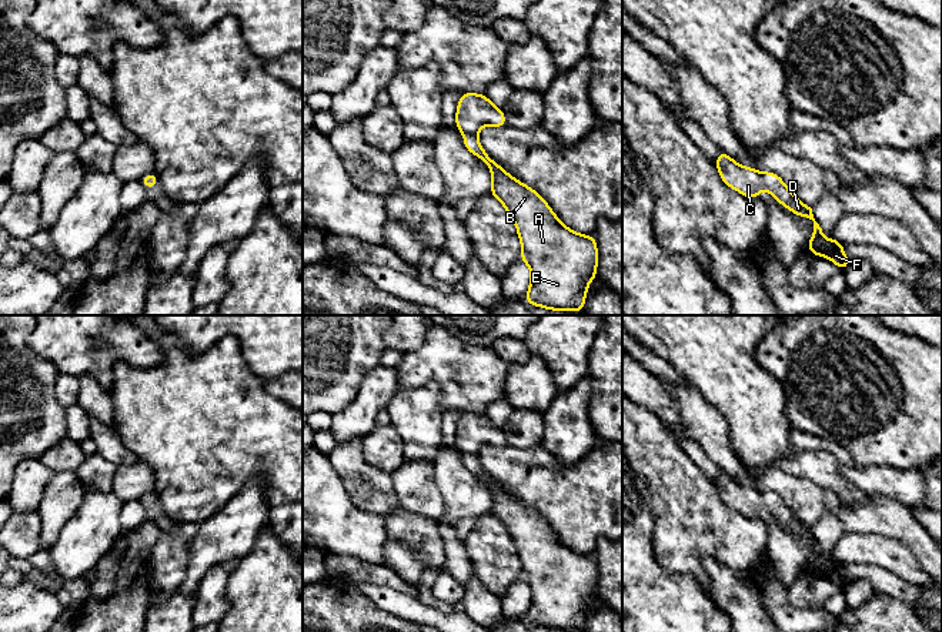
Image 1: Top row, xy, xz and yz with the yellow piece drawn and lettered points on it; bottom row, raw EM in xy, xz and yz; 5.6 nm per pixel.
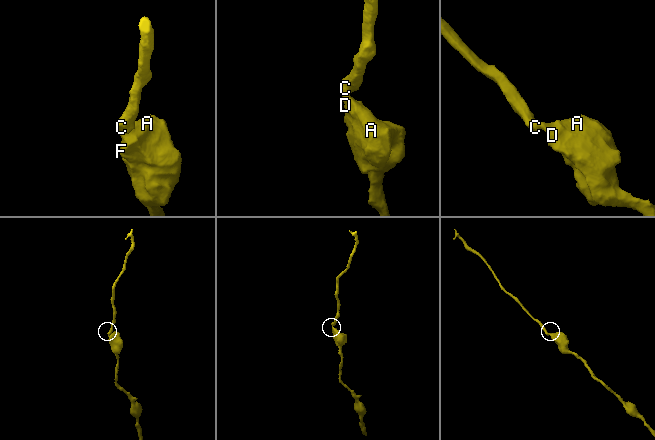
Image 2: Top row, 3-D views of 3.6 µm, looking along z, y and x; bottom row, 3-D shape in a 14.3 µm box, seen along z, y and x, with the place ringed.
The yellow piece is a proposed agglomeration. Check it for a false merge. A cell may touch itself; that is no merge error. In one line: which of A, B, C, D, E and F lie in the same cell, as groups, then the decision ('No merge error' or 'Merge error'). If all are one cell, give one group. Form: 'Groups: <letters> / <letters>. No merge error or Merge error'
Groups: A B C D E F. No merge error

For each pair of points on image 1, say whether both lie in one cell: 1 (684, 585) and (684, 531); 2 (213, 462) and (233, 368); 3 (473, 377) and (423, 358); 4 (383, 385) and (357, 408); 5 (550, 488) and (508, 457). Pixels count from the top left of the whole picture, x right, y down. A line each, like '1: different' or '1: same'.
1: different
2: same
3: same
4: same
5: same

